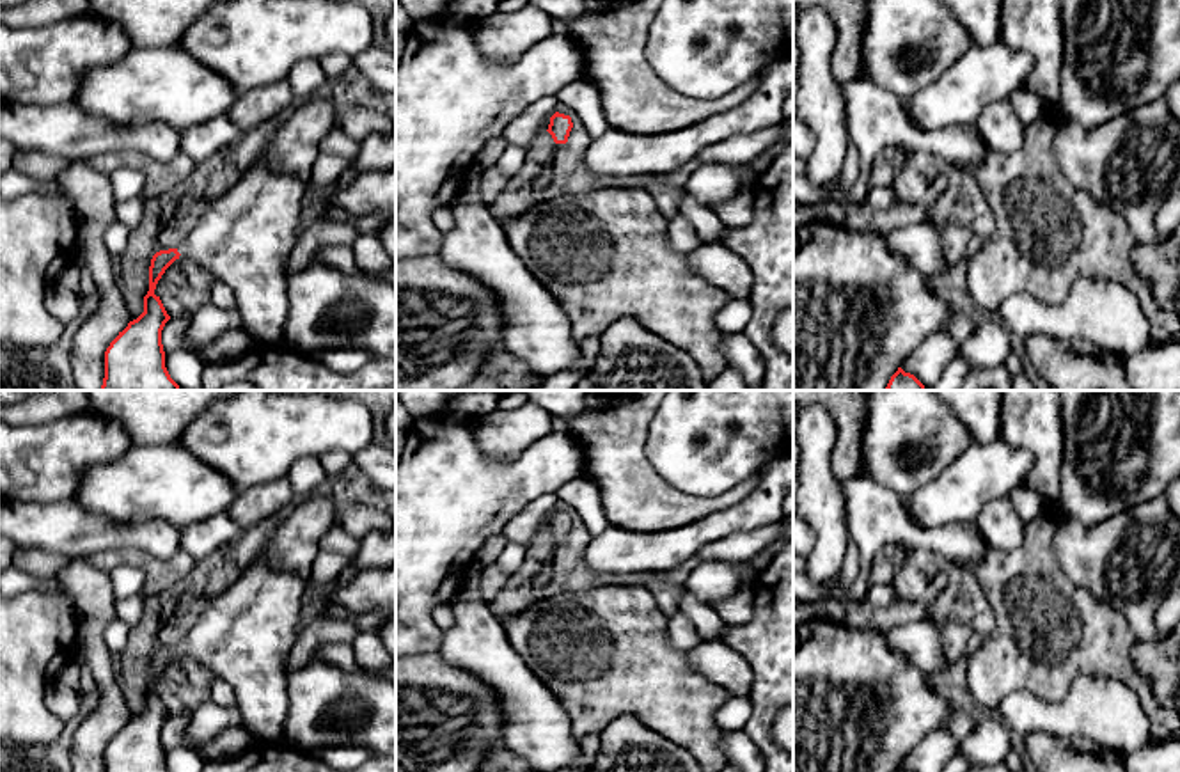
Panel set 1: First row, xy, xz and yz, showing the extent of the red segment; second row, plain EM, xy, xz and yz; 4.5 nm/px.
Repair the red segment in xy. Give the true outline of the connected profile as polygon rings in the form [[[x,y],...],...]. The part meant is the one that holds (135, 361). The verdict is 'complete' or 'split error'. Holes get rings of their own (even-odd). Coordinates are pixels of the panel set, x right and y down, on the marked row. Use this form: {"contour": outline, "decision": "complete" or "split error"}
{"contour": [[[261,161],[250,167],[229,192],[206,209],[176,248],[156,252],[149,266],[144,312],[130,321],[106,348],[105,378],[99,390],[181,390],[165,367],[161,344],[161,330],[170,316],[160,296],[154,295],[165,270],[181,256],[195,261],[234,291],[236,309],[254,341],[268,346],[280,343],[287,319],[284,270],[298,241],[298,224],[307,192],[309,185],[302,179],[275,172],[270,163]]], "decision": "split error"}

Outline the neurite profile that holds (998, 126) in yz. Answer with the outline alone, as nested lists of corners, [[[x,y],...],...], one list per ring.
[[[995,99],[974,122],[988,154],[1011,154],[1026,140],[1026,124],[1017,117],[1010,99]]]

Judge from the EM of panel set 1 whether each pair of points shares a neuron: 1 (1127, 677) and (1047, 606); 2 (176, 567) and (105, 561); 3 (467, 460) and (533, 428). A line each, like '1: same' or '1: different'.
1: same
2: same
3: different

